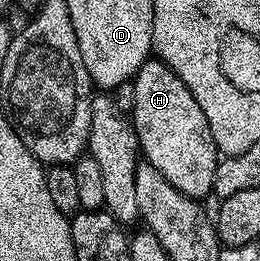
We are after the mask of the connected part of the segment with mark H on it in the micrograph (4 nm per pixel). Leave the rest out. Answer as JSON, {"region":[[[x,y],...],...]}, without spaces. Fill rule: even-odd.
{"region":[[[150,56],[139,68],[133,78],[135,88],[135,104],[131,113],[133,131],[137,134],[137,144],[144,161],[150,162],[159,172],[163,172],[170,184],[175,184],[179,192],[198,200],[205,200],[213,194],[215,184],[215,168],[219,161],[219,143],[211,136],[211,128],[207,124],[207,116],[203,116],[203,108],[199,108],[195,96],[191,96],[189,86],[175,76],[175,72],[156,56]]]}

